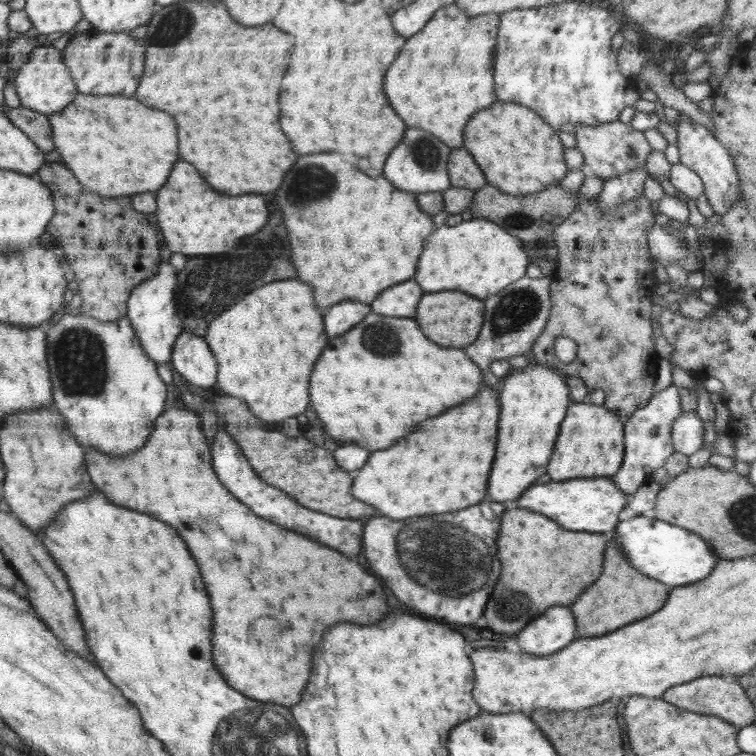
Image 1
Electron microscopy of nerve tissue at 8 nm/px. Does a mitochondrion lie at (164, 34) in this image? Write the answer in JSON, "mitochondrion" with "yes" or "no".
{"mitochondrion":"yes"}

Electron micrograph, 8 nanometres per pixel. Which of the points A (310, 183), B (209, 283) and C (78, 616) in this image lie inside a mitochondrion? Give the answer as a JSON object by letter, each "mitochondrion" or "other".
{"A":"mitochondrion","B":"mitochondrion","C":"other"}

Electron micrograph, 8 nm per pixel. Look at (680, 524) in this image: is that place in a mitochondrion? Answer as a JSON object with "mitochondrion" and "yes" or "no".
{"mitochondrion":"no"}

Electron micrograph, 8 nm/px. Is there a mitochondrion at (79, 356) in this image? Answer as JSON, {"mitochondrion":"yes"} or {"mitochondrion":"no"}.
{"mitochondrion":"yes"}

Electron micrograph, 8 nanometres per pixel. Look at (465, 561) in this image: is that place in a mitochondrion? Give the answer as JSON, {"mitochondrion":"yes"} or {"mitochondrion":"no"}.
{"mitochondrion":"yes"}

